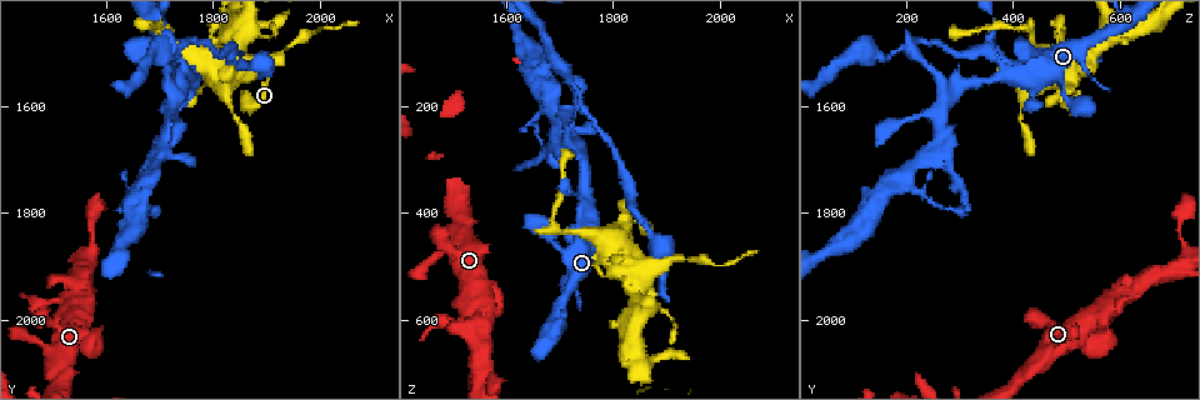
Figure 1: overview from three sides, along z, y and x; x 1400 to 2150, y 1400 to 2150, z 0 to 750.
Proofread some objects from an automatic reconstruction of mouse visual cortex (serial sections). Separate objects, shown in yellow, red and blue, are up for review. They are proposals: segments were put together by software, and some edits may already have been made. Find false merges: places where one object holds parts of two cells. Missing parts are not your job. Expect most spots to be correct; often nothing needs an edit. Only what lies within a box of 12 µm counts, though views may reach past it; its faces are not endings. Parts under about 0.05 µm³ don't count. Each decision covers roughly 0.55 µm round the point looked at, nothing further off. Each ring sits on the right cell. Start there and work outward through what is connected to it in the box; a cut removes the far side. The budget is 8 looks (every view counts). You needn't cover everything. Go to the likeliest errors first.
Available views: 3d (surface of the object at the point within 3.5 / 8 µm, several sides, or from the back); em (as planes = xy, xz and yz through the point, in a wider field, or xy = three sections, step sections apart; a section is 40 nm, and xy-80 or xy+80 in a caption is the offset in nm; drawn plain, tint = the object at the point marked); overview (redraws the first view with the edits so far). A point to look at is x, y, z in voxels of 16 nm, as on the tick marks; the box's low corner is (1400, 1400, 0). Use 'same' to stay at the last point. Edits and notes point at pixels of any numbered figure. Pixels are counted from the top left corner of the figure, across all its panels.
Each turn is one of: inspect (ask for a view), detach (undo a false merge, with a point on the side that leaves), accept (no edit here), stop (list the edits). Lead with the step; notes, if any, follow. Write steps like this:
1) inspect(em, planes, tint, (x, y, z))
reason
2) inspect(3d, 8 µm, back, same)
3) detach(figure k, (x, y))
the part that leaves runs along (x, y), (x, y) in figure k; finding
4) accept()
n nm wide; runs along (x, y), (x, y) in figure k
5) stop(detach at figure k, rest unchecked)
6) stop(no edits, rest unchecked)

inspect(3d, 3.5 µm, (1935, 1490, 485))
narrows sharply

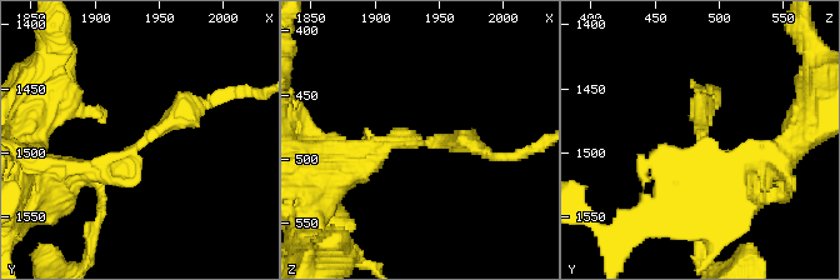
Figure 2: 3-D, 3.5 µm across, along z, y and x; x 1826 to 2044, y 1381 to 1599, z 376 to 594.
inspect(em, xy, step 1, tint, (1940, 1492, 486))
arms of 200, 250 nm; need the tissue

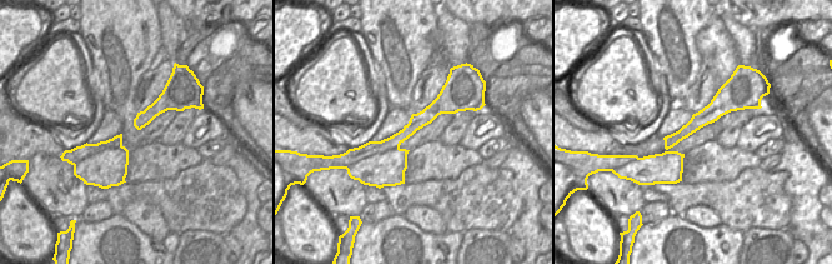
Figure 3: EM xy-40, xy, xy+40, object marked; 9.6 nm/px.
inspect(em, xy, step 5, tint, same)

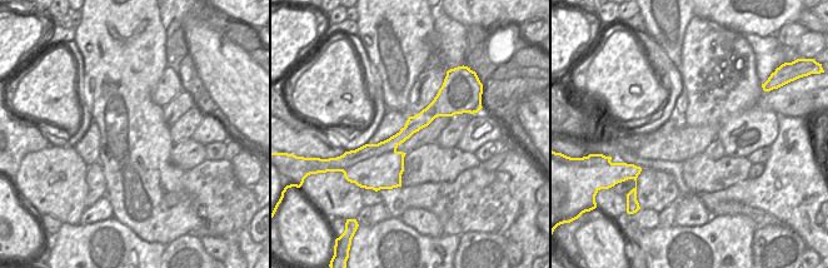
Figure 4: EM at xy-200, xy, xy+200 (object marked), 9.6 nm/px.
detach(figure 2, (164, 125))
the part that leaves runs along (129, 153), (183, 110), (233, 91) in figure 2; a second cell is stuck on

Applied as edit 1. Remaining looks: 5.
inspect(3d, 3.5 µm, (1695, 1455, 400))
sharp bend

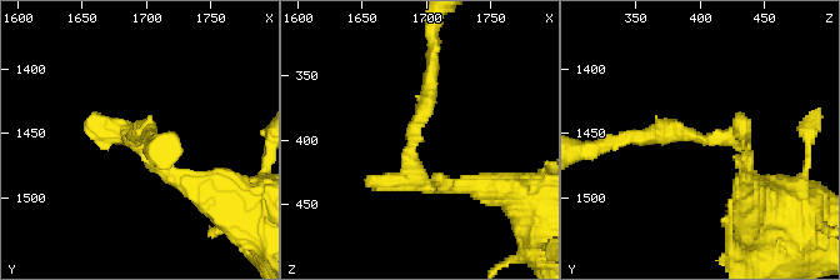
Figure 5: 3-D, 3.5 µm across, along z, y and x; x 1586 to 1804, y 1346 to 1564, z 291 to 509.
inspect(em, xy, step 5, tint, (1688, 1456, 400))
now the EM

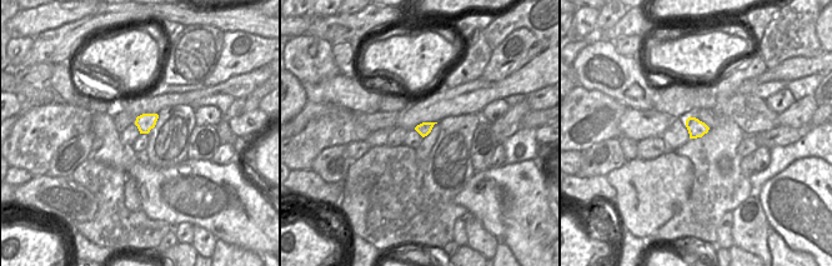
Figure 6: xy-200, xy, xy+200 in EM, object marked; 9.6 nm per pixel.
accept()
130 nm wide; runs along (746, 168), (736, 136), (628, 136) in figure 5; continuous, no second cell

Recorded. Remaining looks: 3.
inspect(3d, 3.5 µm, (1750, 1545, 385))
sudden change in width

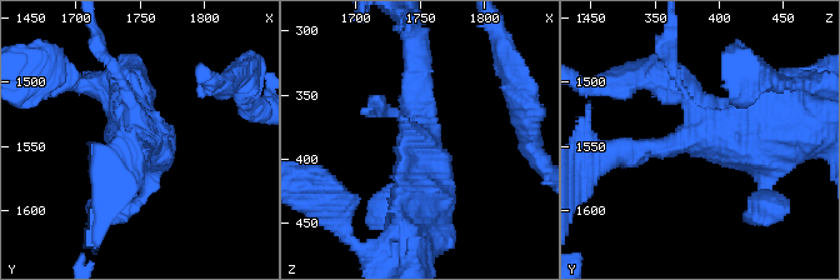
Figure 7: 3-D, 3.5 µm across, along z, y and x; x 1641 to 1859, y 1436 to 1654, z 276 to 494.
inspect(em, xy, step 3, tint, (1752, 1548, 388))
3 arms; arms of 150, 250, 600 nm

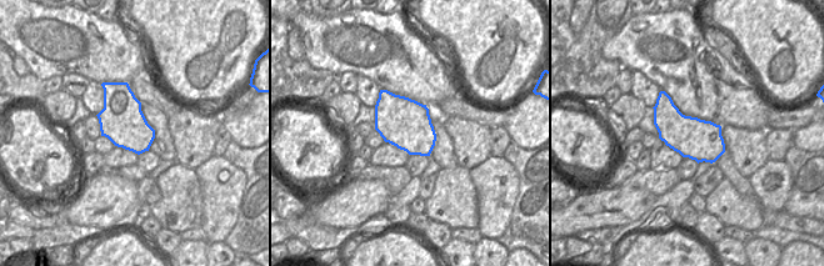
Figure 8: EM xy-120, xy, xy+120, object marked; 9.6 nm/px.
accept()
runs along (781, 140), (621, 151) in figure 7; all the same cell

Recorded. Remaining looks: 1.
stop(detach at figure 2, rest unchecked)

